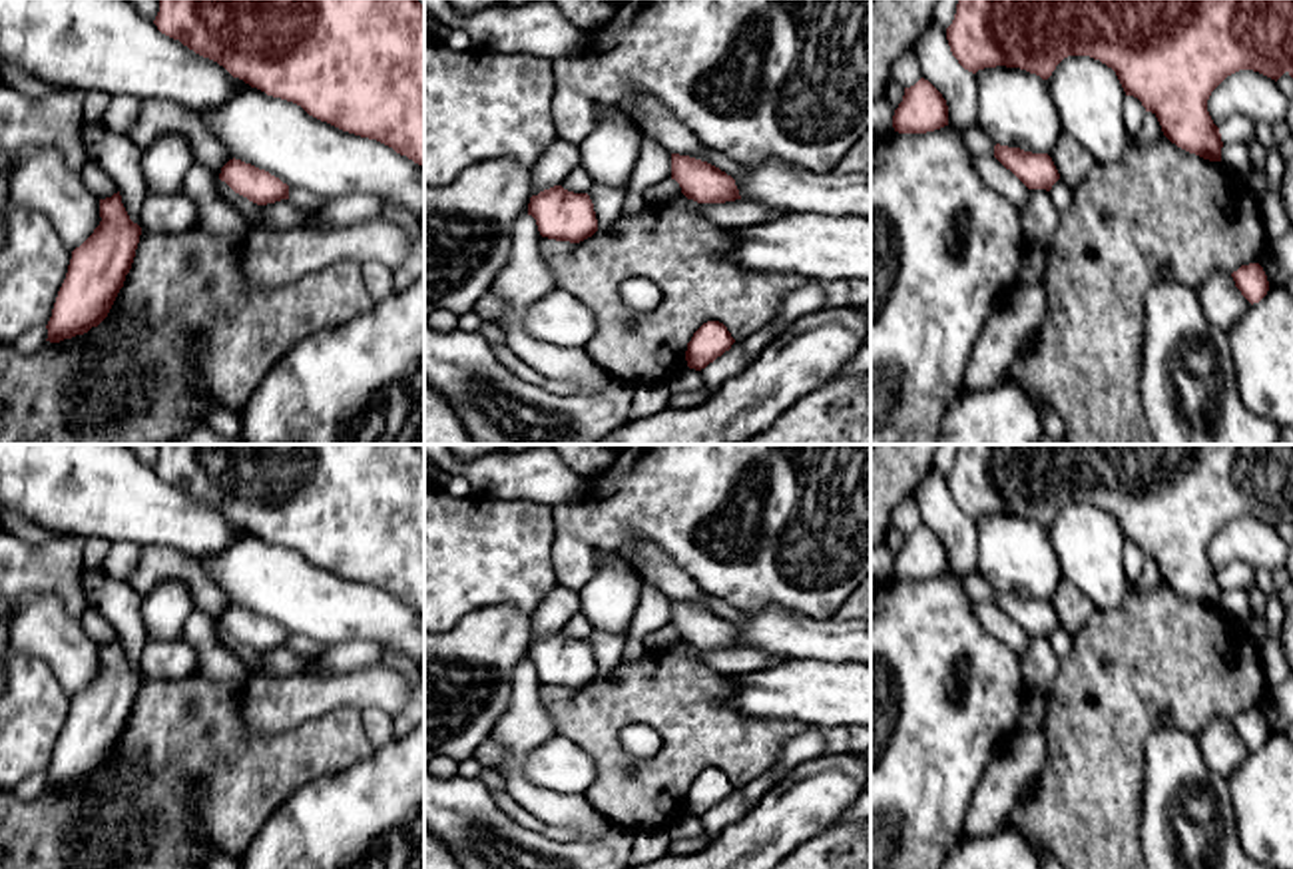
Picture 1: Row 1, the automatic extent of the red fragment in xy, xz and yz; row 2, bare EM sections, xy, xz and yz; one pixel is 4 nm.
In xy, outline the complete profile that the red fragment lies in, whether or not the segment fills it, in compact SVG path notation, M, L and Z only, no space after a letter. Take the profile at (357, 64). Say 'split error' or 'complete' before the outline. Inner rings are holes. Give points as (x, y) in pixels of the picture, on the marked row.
complete; M159 0L157 30L195 54L223 66L233 78L267 96L301 106L309 116L343 132L377 140L424 167L424 6L418 0Z

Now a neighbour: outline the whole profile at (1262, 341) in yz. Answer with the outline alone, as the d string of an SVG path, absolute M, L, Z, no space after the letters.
M1269 287L1229 333L1237 397L1255 417L1293 429L1293 295Z

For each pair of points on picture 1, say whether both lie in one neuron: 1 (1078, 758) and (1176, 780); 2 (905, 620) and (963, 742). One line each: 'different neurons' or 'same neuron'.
1: different neurons
2: same neuron

